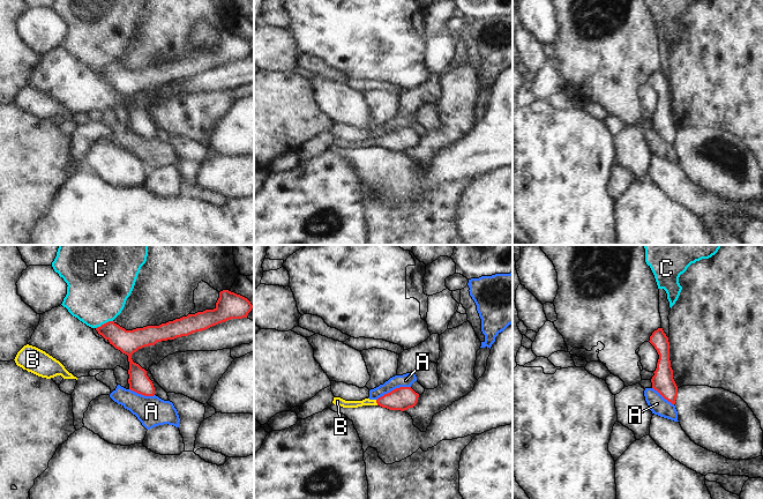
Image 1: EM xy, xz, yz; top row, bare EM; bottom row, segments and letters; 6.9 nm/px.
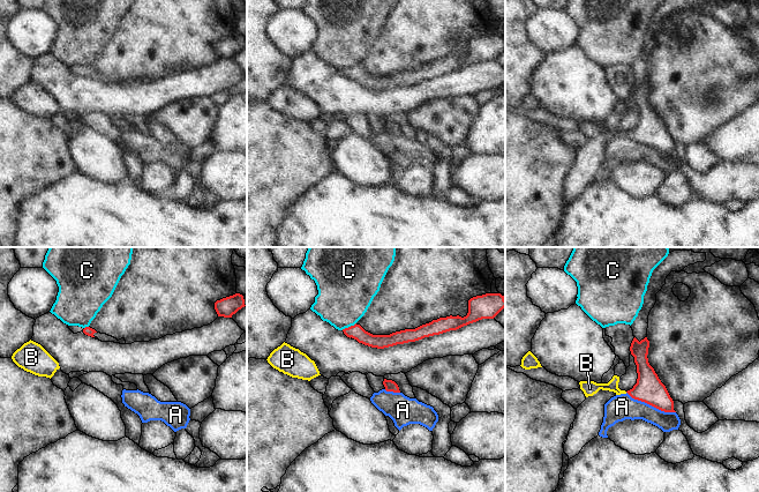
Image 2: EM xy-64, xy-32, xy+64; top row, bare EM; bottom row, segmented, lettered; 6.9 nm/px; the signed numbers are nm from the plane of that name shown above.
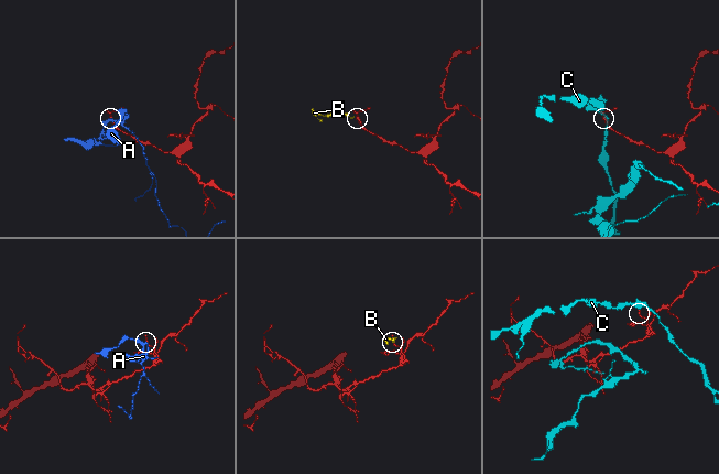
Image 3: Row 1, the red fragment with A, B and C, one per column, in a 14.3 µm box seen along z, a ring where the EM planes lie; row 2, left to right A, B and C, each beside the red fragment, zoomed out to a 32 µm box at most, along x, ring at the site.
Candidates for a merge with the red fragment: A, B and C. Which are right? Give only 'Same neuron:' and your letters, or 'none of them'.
Same neuron: B

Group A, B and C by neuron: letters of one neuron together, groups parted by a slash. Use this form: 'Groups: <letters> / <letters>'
Groups: A / B / C

